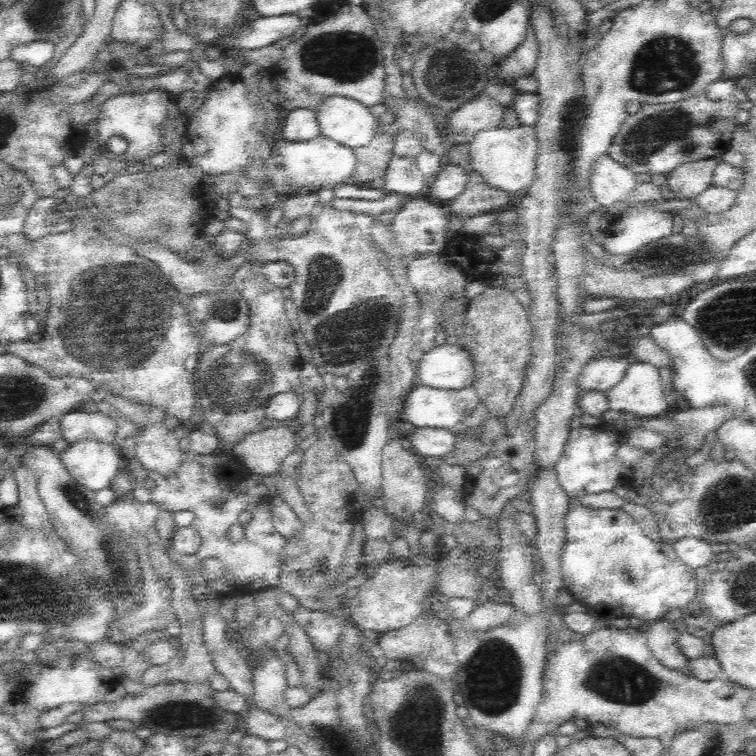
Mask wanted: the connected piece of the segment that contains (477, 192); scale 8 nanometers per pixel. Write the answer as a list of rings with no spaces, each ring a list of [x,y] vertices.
[[[448,144],[446,154],[450,158],[450,164],[456,164],[464,172],[468,172],[468,180],[466,180],[462,194],[458,194],[450,202],[444,202],[446,206],[452,208],[448,212],[454,212],[454,214],[462,216],[462,220],[464,220],[464,218],[472,218],[472,216],[486,214],[486,212],[496,212],[498,208],[504,208],[510,204],[510,198],[514,198],[514,196],[510,196],[498,188],[492,188],[478,172],[474,172],[474,168],[470,164],[468,144],[458,144],[458,146]]]

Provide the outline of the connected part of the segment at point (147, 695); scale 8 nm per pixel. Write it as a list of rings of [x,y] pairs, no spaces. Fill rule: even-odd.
[[[170,682],[156,684],[146,688],[142,694],[124,696],[116,702],[104,704],[102,700],[84,710],[84,716],[90,722],[108,722],[108,720],[130,720],[136,728],[150,728],[154,734],[184,734],[184,736],[202,736],[214,730],[238,730],[242,726],[242,716],[222,710],[214,704],[214,690],[210,682]]]

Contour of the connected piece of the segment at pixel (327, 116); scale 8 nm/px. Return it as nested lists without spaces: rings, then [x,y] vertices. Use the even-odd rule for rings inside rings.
[[[348,96],[326,98],[316,110],[316,118],[322,136],[352,150],[368,146],[380,126],[368,106]]]

